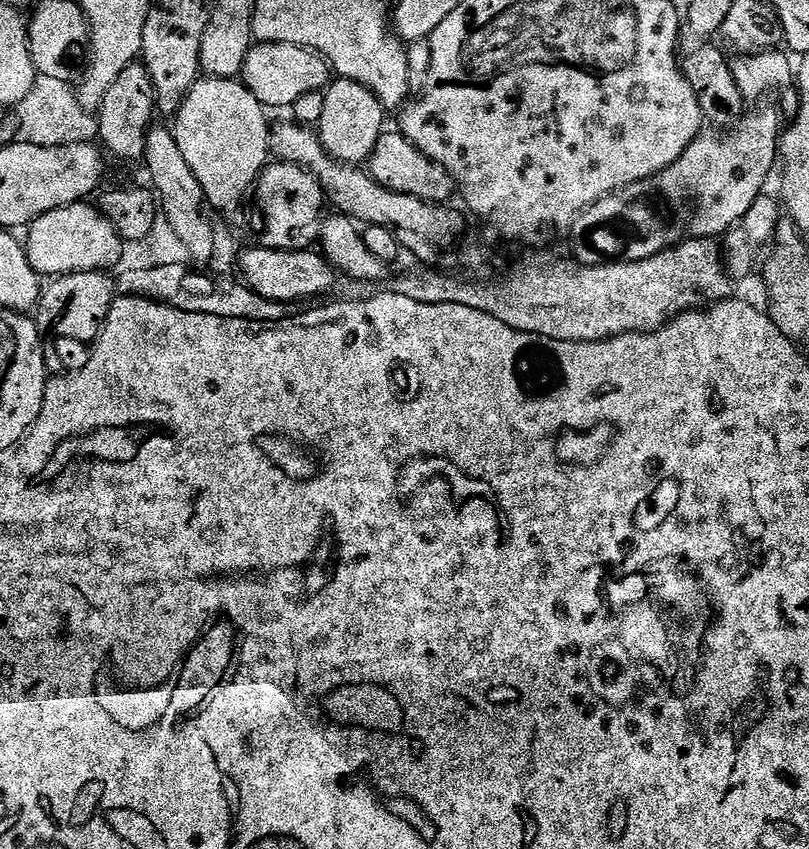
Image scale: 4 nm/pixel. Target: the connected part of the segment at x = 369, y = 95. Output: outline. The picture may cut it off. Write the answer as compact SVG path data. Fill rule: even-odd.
M333 79L324 92L322 118L318 125L318 135L322 146L333 160L341 160L343 164L363 165L372 155L381 132L385 131L384 115L386 115L384 105L380 103L380 99L373 92L366 90L366 86L362 86L353 80Z

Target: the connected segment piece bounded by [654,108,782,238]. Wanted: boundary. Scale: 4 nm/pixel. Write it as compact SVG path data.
M764 108L761 112L752 112L749 111L747 115L743 117L735 125L734 130L704 130L701 131L700 135L693 140L690 147L685 150L681 156L676 159L672 163L669 168L666 170L662 170L659 174L654 177L654 185L656 184L656 192L661 196L662 199L665 200L666 203L669 204L672 208L680 208L684 203L688 203L690 207L692 207L692 232L691 235L696 238L720 238L731 231L739 221L743 218L744 215L747 214L747 211L750 210L752 205L754 205L755 200L761 196L761 194L765 191L764 183L768 180L768 175L772 172L772 167L777 167L778 164L778 145L780 142L780 138L782 135L782 124L780 128L780 116L775 112L772 108Z

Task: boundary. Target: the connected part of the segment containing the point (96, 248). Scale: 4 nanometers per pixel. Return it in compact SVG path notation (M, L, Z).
M81 202L62 206L42 214L34 223L28 225L26 251L30 266L41 278L69 276L71 272L98 272L112 270L120 260L125 245L114 225L104 217L99 207Z

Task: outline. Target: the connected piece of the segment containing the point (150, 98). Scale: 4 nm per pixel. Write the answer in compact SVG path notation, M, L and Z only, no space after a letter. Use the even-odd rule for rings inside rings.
M140 62L126 66L118 74L115 82L110 85L98 109L98 140L103 151L109 157L117 156L120 160L143 161L144 140L148 136L150 125L153 123L152 111L155 113L157 108L156 91L147 68Z

